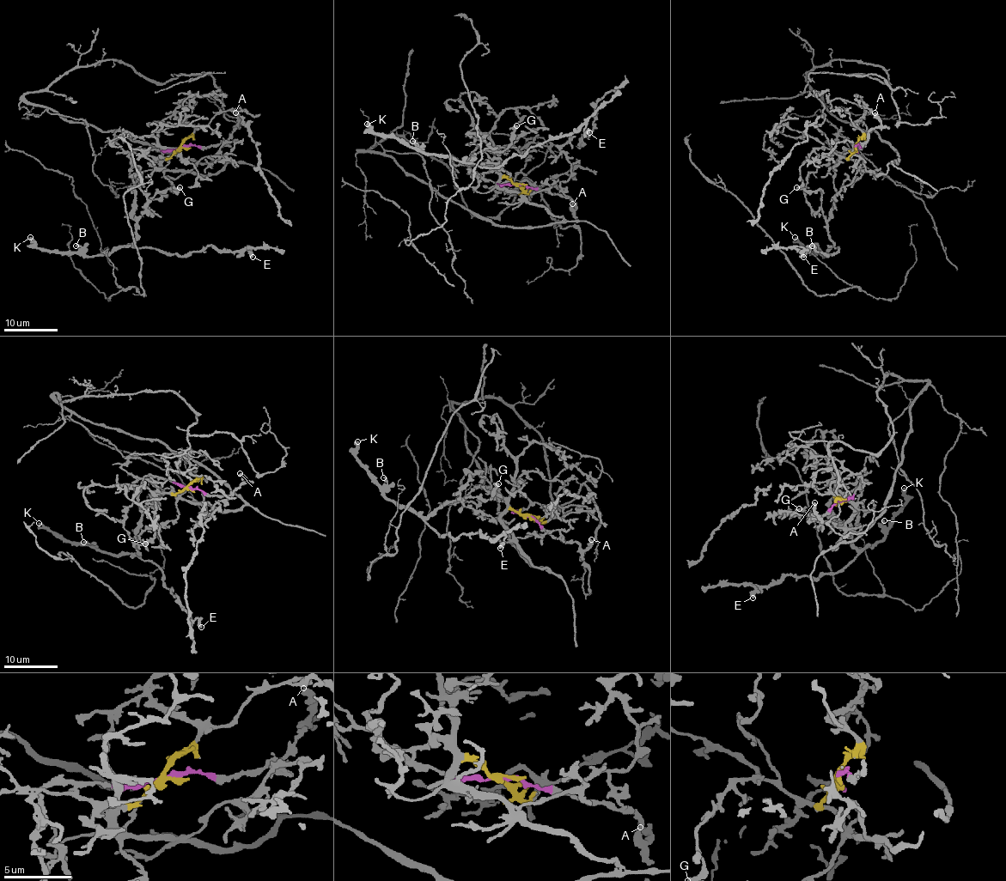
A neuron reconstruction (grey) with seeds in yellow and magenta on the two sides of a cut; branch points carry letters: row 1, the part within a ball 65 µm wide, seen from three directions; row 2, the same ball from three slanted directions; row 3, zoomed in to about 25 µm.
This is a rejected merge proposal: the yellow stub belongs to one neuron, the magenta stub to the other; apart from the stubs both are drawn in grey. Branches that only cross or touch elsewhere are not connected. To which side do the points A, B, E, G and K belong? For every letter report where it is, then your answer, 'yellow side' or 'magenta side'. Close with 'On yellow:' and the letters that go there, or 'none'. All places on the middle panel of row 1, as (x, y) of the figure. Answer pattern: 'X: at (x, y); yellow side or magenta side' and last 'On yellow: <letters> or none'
A: at (572, 203); magenta side
B: at (412, 141); magenta side
E: at (589, 132); magenta side
G: at (516, 125); magenta side
K: at (367, 124); magenta side
On yellow: none

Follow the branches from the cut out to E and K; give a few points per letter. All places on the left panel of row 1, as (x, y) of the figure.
E: (181, 148), (132, 153), (135, 246), (179, 256), (208, 246), (234, 252), (246, 246), (252, 257)
K: (181, 148), (132, 153), (137, 237), (130, 244), (106, 253), (80, 256), (39, 249), (30, 237)

